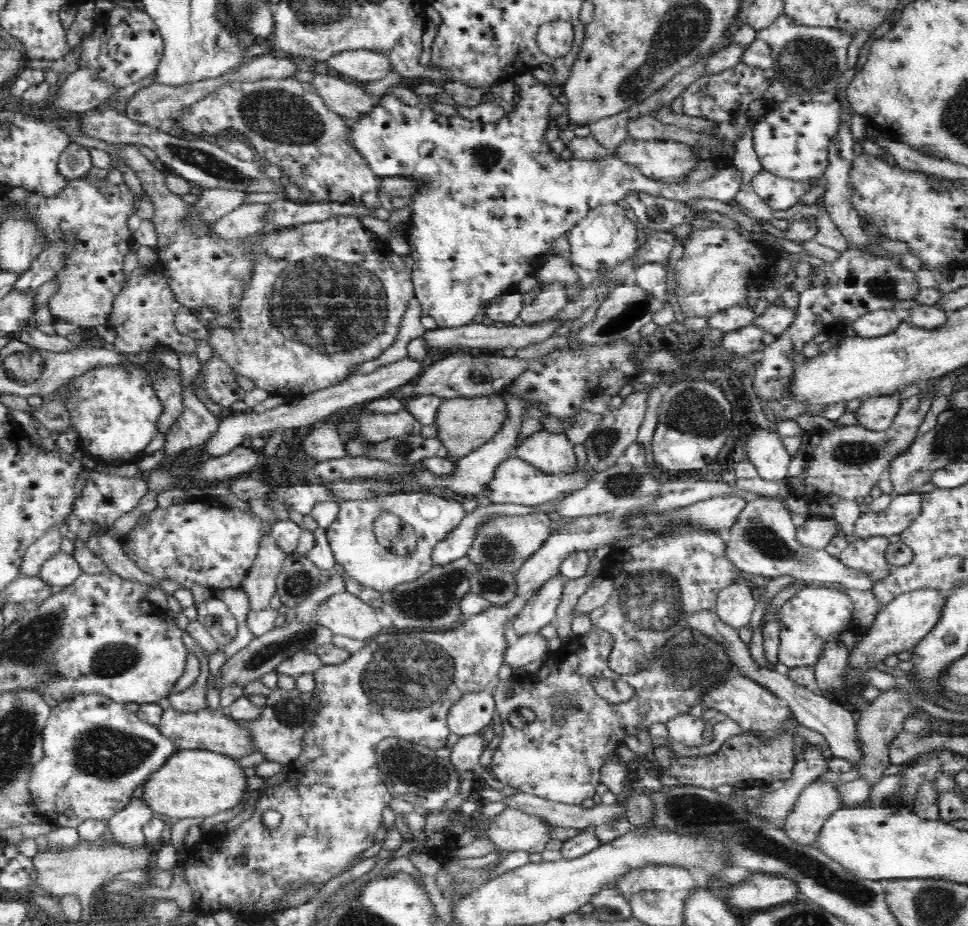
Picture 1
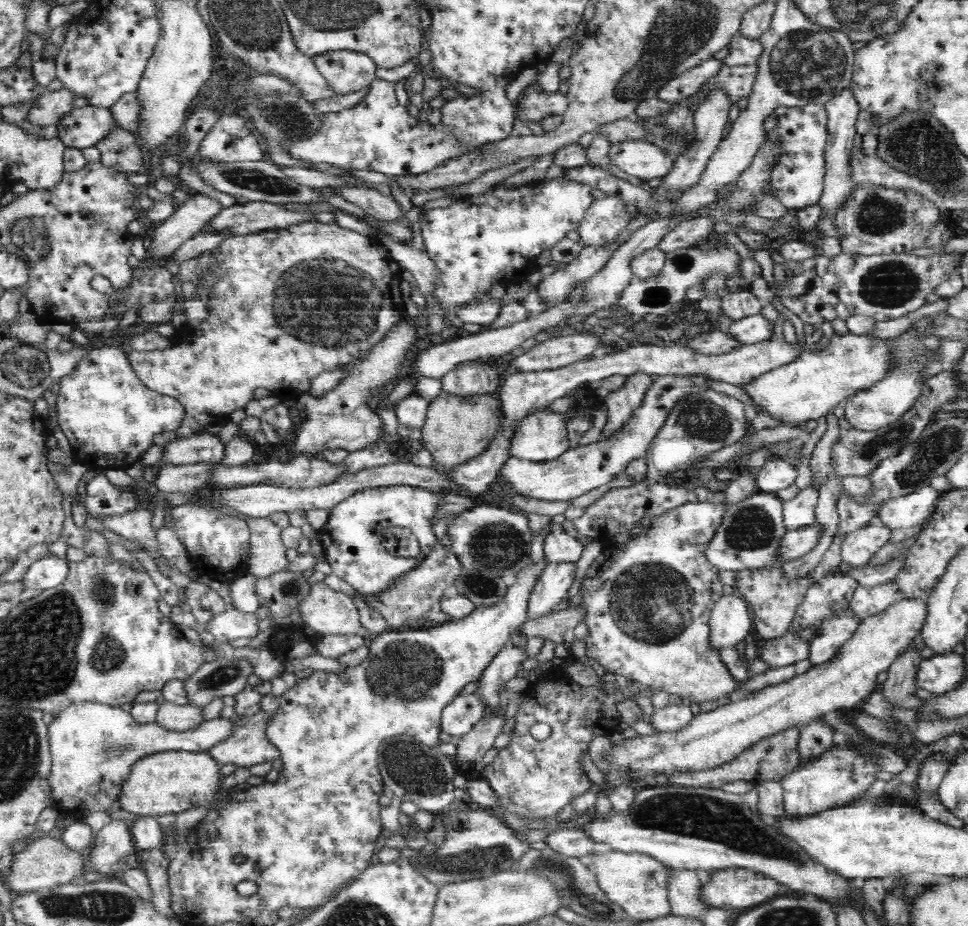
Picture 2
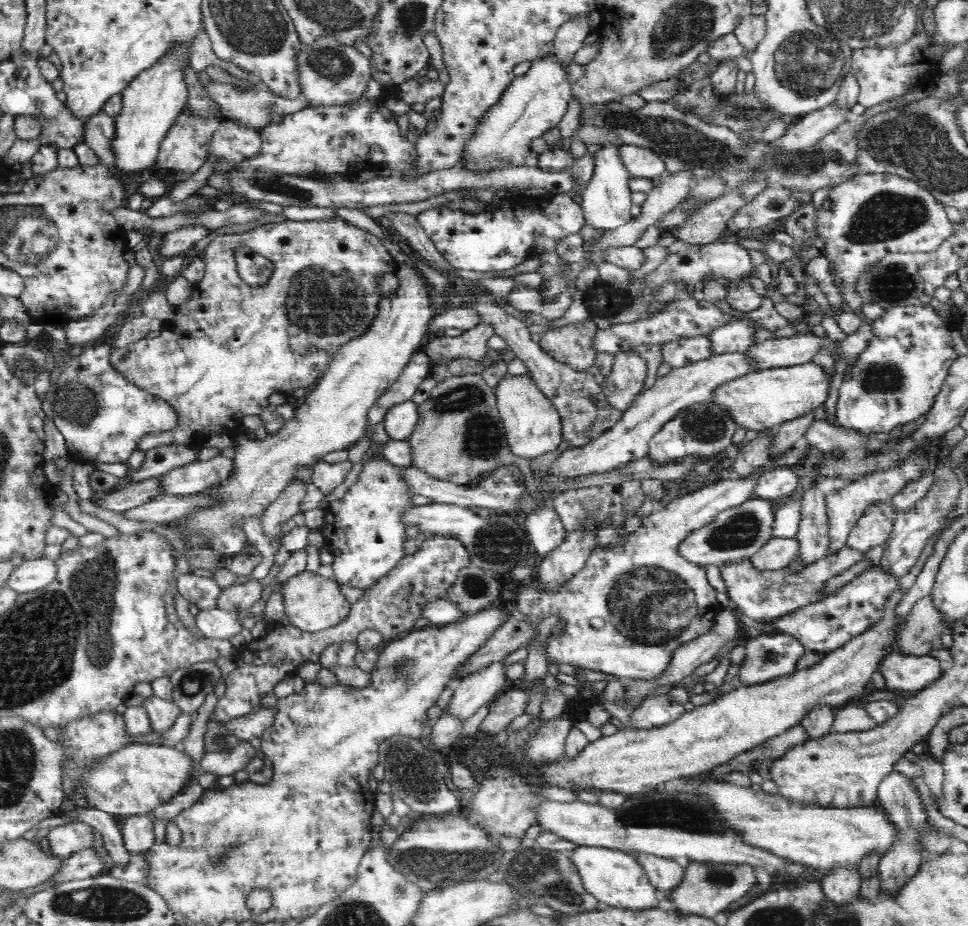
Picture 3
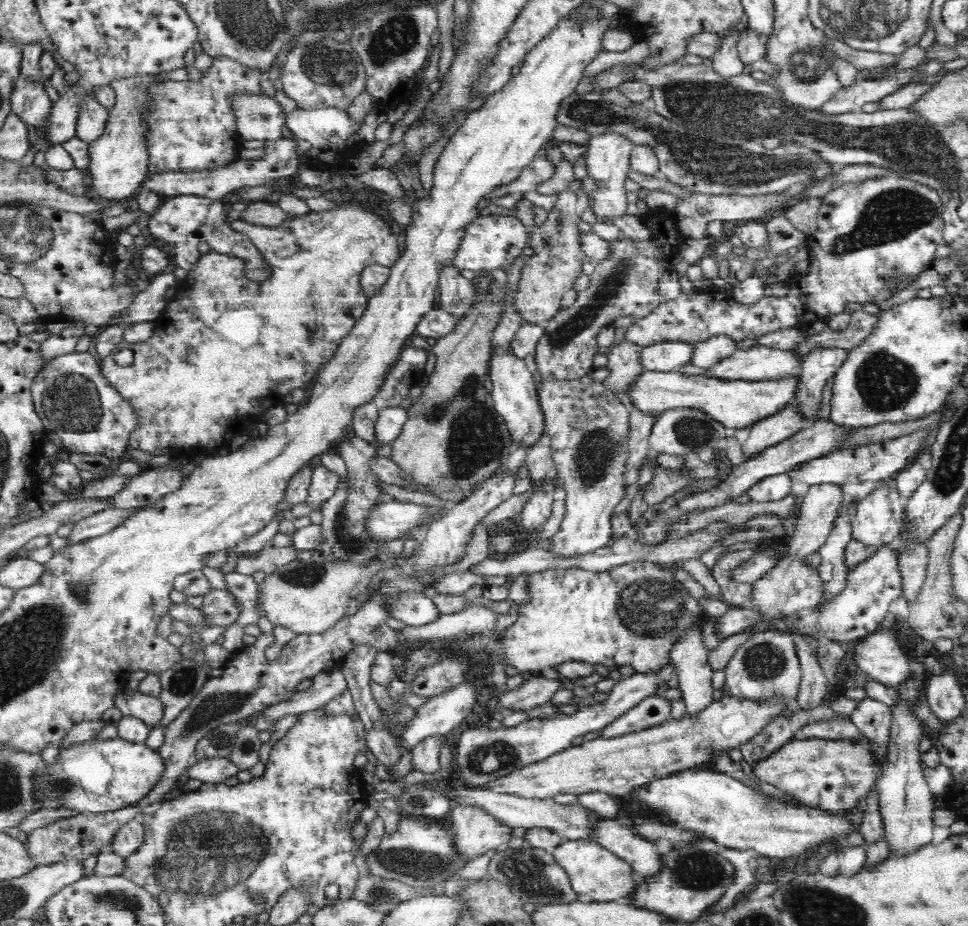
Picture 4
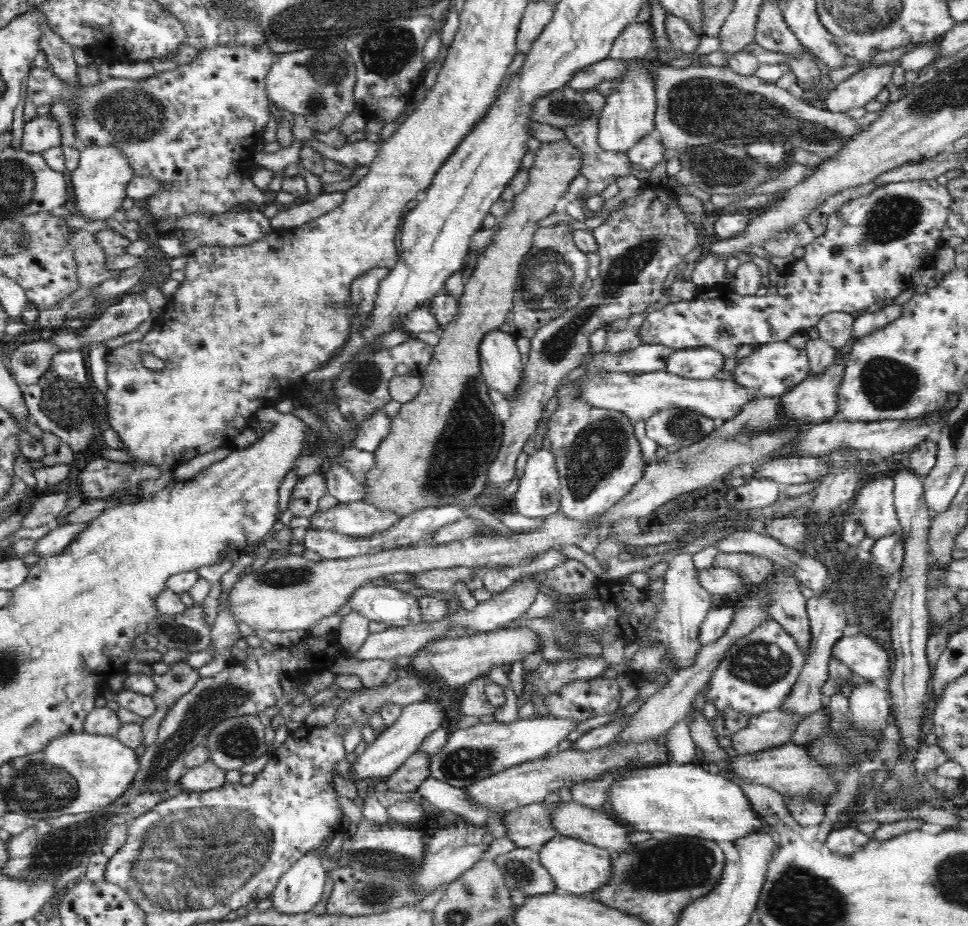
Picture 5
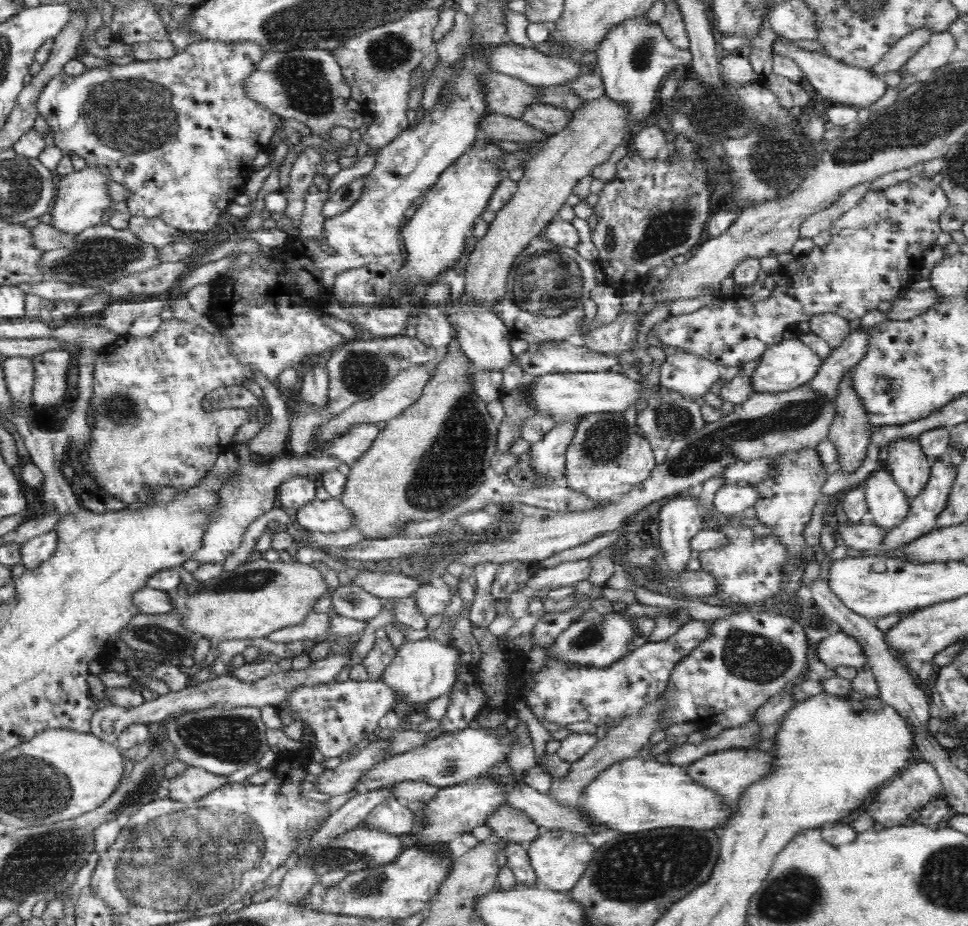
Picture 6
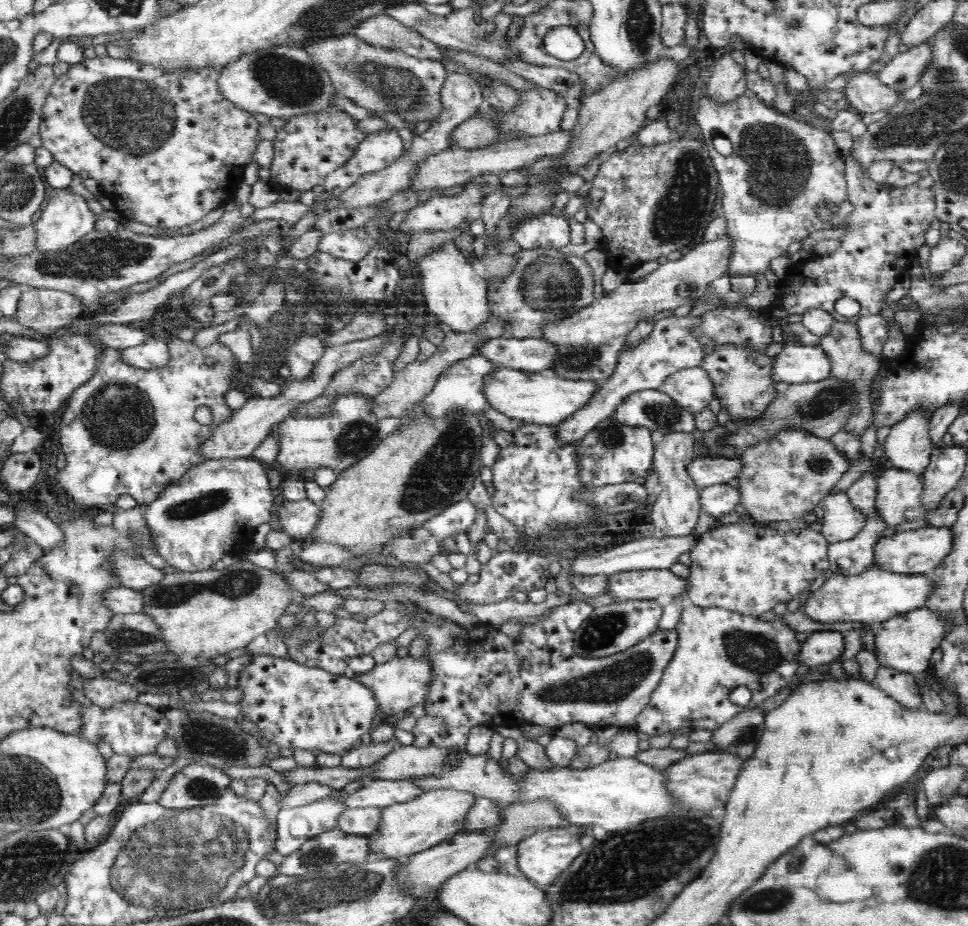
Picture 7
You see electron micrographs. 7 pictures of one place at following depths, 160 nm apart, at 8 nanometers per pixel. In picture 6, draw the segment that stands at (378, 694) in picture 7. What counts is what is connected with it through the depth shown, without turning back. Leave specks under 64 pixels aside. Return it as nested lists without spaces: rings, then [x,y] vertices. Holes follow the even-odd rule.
[[[429,639],[405,642],[379,680],[408,704],[428,703],[451,690],[457,680],[459,657],[460,654],[452,643],[443,646]]]

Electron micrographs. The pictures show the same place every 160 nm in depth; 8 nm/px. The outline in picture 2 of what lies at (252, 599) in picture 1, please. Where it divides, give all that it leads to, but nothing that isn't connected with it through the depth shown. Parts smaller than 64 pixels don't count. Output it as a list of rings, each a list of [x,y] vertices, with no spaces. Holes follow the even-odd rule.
[[[271,517],[247,518],[251,549],[247,560],[248,570],[256,578],[270,577],[283,571],[288,564],[286,547],[281,537],[282,529]]]

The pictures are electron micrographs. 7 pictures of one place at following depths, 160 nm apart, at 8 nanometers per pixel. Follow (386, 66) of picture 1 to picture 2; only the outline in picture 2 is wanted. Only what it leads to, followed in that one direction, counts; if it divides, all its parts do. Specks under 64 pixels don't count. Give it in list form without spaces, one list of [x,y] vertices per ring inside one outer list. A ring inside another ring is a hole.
[[[330,50],[312,57],[312,61],[338,96],[366,89],[376,78],[377,64],[361,52]]]

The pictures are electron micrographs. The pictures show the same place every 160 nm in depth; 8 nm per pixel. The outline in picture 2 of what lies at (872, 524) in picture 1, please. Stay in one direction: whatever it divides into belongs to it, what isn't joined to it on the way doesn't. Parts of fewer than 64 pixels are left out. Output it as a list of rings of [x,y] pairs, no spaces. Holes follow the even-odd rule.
[[[931,486],[888,499],[878,510],[877,520],[889,529],[902,528],[909,532],[913,526],[923,524],[933,512],[941,494]]]

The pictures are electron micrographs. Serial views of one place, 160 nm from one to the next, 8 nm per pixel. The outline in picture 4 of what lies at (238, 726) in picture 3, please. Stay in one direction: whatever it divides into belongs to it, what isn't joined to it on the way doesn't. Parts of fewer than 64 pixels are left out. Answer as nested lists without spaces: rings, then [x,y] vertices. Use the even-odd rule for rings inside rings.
[[[332,666],[328,671],[318,674],[313,682],[314,684],[304,692],[295,691],[288,700],[265,709],[263,717],[252,719],[249,724],[260,731],[268,730],[286,714],[301,715],[322,709],[332,698],[346,692],[348,688],[344,674]]]

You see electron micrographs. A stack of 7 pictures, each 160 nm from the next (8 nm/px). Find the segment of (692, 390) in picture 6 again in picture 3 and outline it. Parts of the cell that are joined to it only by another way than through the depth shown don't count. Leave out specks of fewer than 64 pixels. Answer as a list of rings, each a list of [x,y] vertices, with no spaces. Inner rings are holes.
[[[748,320],[725,323],[707,334],[710,339],[712,355],[724,353],[747,352],[753,345],[754,323]]]

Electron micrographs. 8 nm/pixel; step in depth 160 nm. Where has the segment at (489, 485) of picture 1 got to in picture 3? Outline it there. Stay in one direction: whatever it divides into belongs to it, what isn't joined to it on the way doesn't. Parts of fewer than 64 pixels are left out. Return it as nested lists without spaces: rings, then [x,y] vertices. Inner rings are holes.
[[[749,352],[715,354],[683,367],[672,368],[667,375],[658,377],[651,389],[637,395],[633,404],[624,411],[620,422],[587,445],[563,451],[562,456],[559,455],[555,460],[560,475],[550,472],[547,476],[582,477],[622,469],[631,461],[649,454],[650,438],[683,409],[688,409],[688,406],[696,403],[710,401],[712,394],[724,382],[756,371],[758,371],[757,362],[749,356]]]

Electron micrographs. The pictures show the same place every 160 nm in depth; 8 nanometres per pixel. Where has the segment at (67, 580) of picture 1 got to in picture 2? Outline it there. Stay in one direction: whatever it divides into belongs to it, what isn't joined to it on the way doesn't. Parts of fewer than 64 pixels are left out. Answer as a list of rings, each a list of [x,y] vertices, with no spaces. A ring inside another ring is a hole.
[[[48,555],[27,568],[27,573],[20,581],[24,583],[24,589],[46,591],[60,586],[68,576],[67,559]]]

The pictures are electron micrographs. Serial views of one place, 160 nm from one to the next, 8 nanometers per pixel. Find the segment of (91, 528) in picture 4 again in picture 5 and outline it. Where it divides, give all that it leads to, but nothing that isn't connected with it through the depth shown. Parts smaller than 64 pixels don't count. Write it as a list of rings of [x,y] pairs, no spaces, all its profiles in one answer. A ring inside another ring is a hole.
[[[86,523],[67,524],[50,528],[50,531],[43,537],[36,539],[36,544],[32,551],[37,554],[38,558],[46,558],[60,554],[72,538],[76,538],[76,534],[80,530],[84,530]]]

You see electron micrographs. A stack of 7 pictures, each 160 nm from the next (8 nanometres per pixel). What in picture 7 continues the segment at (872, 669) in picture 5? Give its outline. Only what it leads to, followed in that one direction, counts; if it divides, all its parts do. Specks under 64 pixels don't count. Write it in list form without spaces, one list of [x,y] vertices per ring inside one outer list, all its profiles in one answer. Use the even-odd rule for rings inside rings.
[[[835,630],[815,631],[807,640],[801,642],[800,653],[798,653],[798,666],[818,666],[819,664],[829,664],[834,658],[840,658],[844,652],[843,634]]]

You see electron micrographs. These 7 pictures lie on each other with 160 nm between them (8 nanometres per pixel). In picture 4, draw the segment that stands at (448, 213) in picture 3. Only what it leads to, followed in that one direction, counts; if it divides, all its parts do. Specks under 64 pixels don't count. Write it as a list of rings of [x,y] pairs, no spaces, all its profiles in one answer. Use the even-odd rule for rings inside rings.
[[[486,216],[486,218],[474,219],[465,226],[461,245],[454,256],[454,266],[459,271],[468,269],[474,273],[478,270],[508,269],[515,262],[514,258],[522,256],[520,252],[526,246],[526,243],[520,244],[520,240],[526,238],[527,229],[520,221],[519,218],[512,218],[512,216]]]

